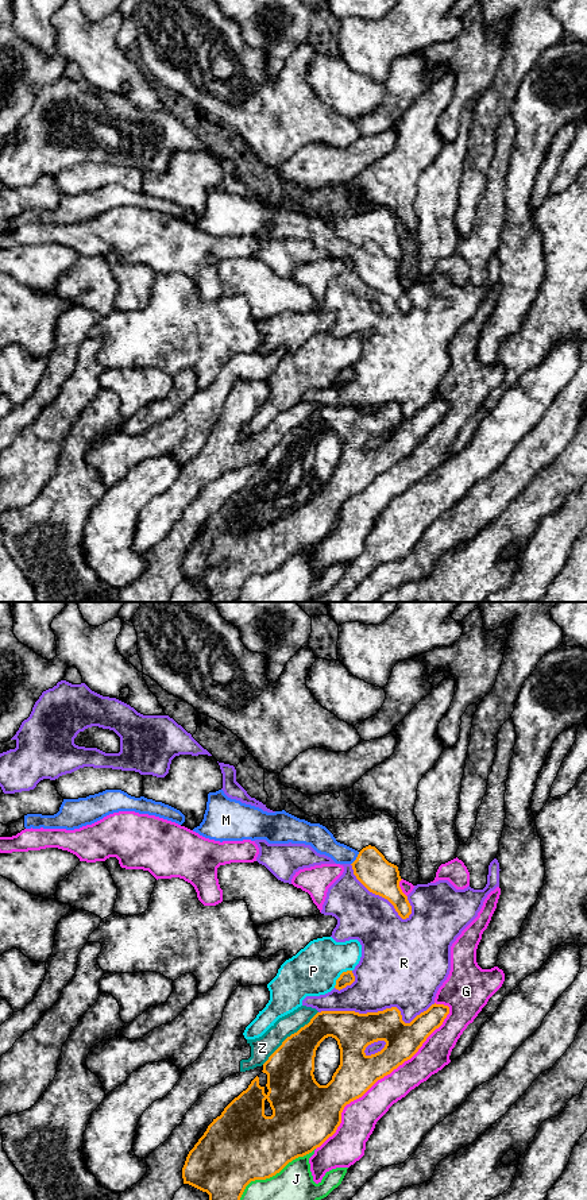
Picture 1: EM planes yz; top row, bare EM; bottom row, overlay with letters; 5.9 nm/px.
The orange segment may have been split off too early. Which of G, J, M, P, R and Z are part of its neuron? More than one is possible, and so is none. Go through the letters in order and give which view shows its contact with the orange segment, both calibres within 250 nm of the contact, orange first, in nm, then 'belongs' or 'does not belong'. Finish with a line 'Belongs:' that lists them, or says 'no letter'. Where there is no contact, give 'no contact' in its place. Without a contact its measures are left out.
G: contact in yz; calibres 240 and 190 nm; does not belong
J: contact in yz; calibres 440 and 360 nm; does not belong
M: contact in yz; calibres 200 and 150 nm; belongs
P: contact in yz; calibres 80 and 300 nm; does not belong
R: contact in yz; calibres 240 and 420 nm; does not belong
Z: contact in yz; calibres 280 and 140 nm; does not belong
Belongs: M

